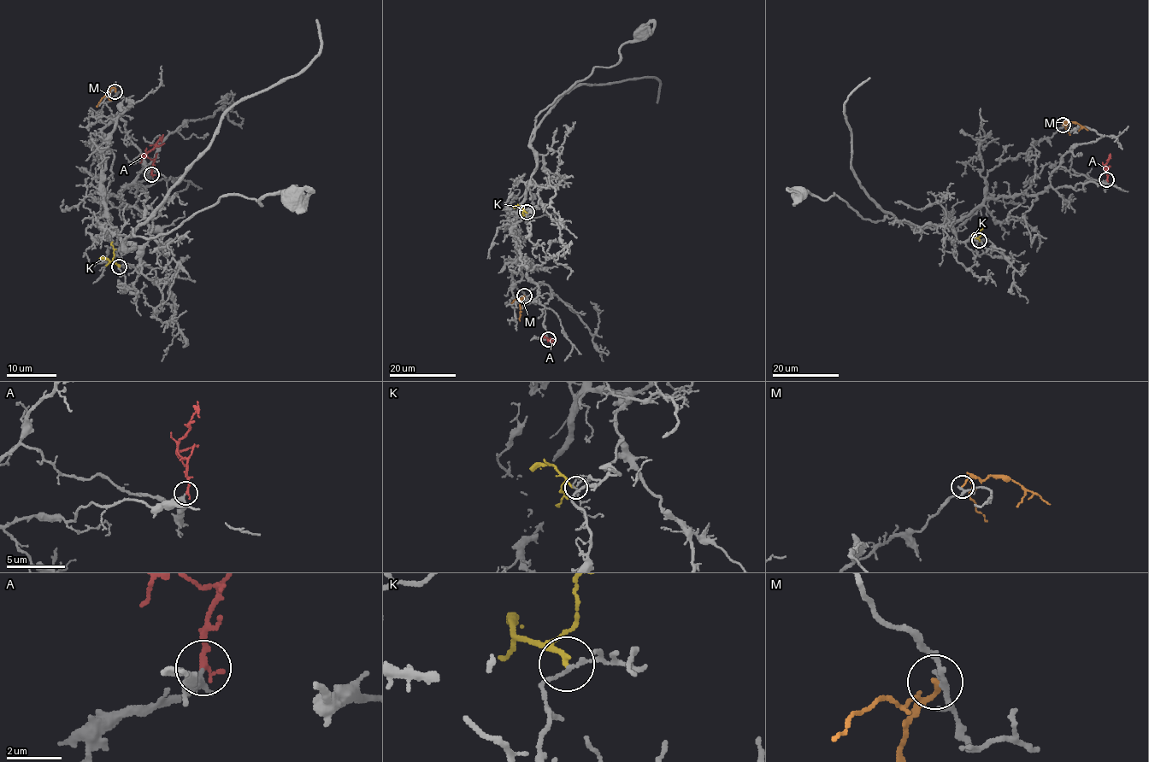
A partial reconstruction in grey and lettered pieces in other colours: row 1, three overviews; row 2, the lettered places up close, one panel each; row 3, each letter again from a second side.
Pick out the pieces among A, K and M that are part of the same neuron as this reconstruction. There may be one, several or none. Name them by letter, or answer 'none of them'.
A

